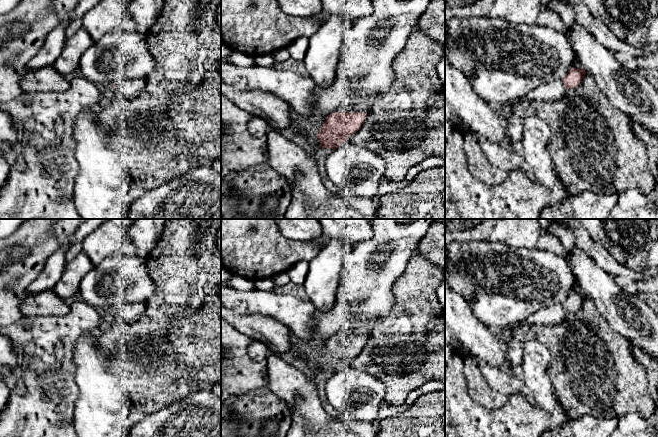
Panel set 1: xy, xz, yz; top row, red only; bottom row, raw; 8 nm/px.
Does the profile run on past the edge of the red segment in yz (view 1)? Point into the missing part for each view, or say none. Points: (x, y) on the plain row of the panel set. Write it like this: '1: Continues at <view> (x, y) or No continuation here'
1: Continues at yz (555, 313)

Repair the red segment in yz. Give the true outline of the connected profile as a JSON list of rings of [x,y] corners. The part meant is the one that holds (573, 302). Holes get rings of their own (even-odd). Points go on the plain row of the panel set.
[[[572,291],[562,304],[543,307],[524,322],[517,322],[515,324],[505,326],[496,333],[502,344],[505,346],[514,338],[514,330],[521,327],[524,323],[531,326],[551,323],[558,324],[563,321],[568,313],[578,311],[586,297],[587,296],[583,292],[576,293]]]

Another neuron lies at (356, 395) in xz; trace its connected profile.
[[[343,366],[327,379],[325,392],[343,421],[373,422],[384,402],[386,387],[369,373]]]

